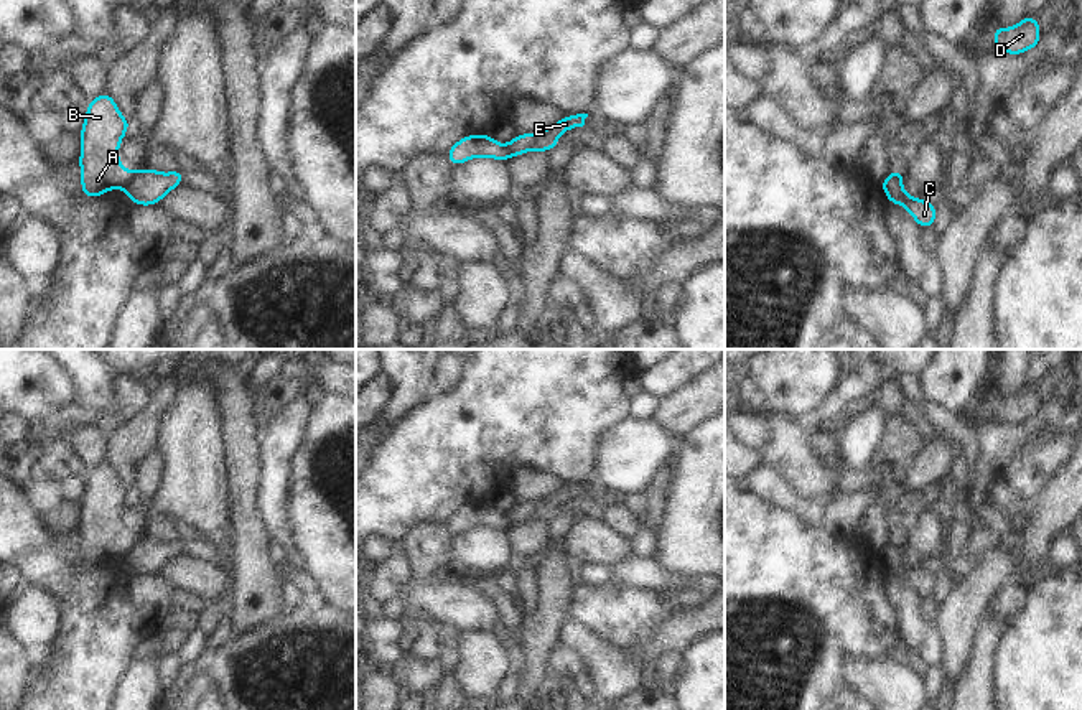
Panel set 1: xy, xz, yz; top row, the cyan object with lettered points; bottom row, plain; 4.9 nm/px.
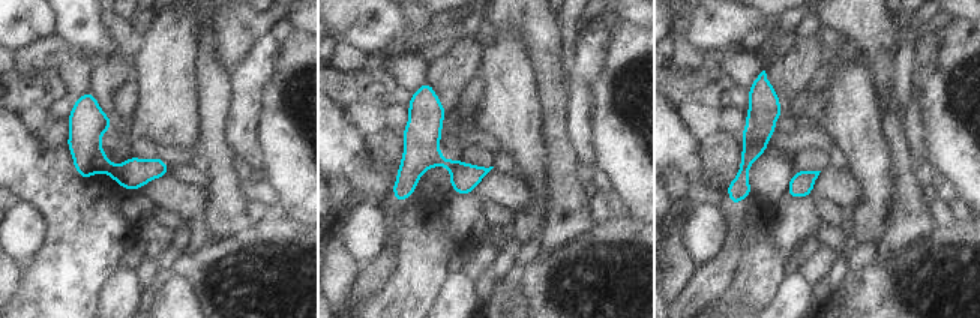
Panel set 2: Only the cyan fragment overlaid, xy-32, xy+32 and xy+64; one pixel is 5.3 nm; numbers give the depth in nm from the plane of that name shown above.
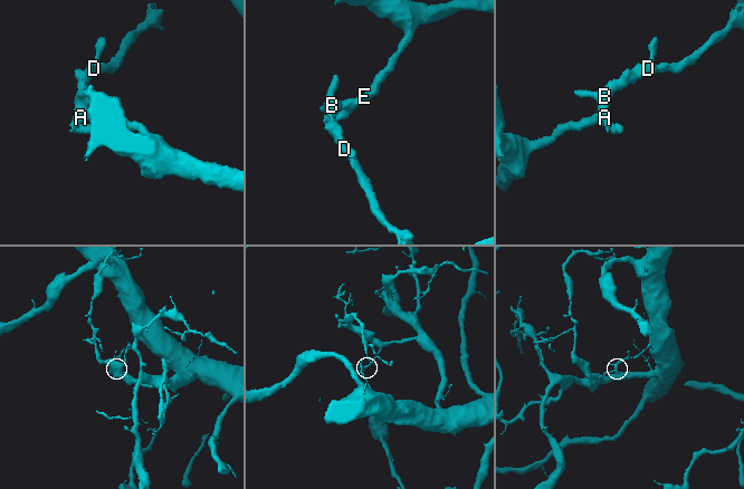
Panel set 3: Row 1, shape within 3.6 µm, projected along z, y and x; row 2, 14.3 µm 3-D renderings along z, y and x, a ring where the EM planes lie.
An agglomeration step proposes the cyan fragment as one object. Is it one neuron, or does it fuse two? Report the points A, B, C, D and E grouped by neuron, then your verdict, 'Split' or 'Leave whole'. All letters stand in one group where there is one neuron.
Groups: A B D / C E. Split.

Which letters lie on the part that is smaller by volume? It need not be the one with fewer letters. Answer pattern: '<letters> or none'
A, B, D

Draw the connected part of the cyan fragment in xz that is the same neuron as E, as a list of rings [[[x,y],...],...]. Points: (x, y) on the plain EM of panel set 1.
[[[588,483],[563,484],[557,493],[540,499],[539,502],[517,502],[509,512],[502,514],[509,527],[527,521],[548,522],[558,514],[558,506],[567,499],[583,496]]]

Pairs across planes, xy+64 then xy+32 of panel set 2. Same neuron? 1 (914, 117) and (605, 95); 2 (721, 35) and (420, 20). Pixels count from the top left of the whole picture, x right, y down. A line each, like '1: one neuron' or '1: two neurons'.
1: two neurons
2: two neurons

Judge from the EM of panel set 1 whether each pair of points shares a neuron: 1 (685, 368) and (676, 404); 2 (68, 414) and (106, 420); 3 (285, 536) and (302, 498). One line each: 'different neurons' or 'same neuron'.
1: different neurons
2: same neuron
3: different neurons

